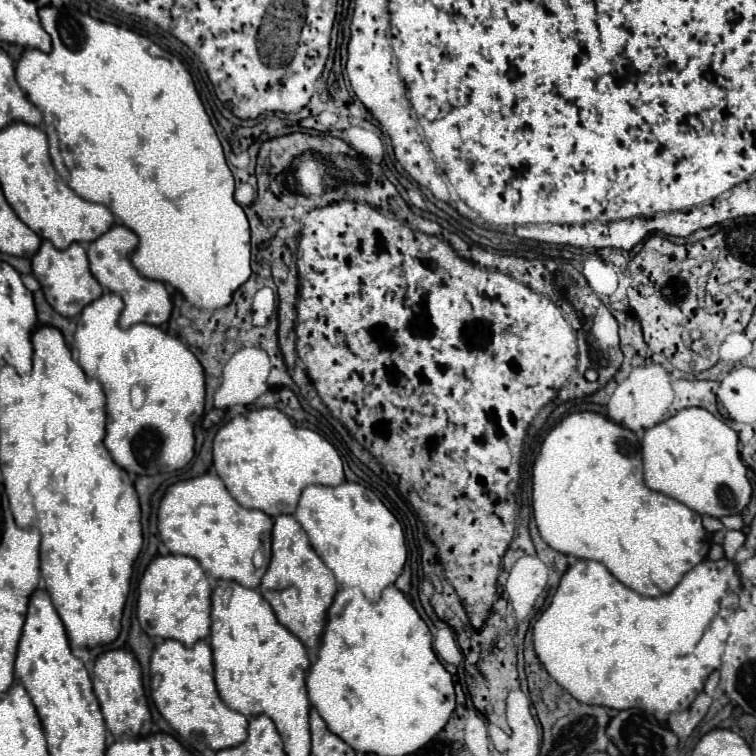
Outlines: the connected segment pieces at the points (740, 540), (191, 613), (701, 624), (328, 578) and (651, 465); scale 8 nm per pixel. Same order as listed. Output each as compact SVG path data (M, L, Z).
M726 532L724 537L724 555L726 558L734 558L736 550L744 544L746 536L742 532Z
M156 556L138 584L136 616L142 630L152 638L174 638L192 646L210 634L210 584L198 560L190 556Z
M726 558L718 562L706 560L694 566L671 592L654 600L626 588L604 564L596 560L578 560L564 572L550 606L534 624L534 650L546 672L584 704L616 710L641 708L647 715L655 715L655 710L684 710L692 704L696 694L704 690L706 676L721 669L724 644L731 636L738 635L744 620L743 615L740 620L735 614L739 589L735 565Z
M280 514L272 526L272 558L258 586L260 594L272 604L280 624L298 636L308 648L316 648L324 628L324 612L336 594L336 580L330 568L308 542L308 534L292 514Z
M686 408L644 432L641 449L644 482L698 514L714 518L740 514L752 496L746 466L738 450L738 434L704 408Z

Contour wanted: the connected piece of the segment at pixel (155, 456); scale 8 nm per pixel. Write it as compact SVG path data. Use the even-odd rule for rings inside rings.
M104 292L98 300L94 300L92 304L84 306L82 314L78 316L78 322L76 322L76 334L74 334L74 348L78 350L78 364L82 366L82 370L86 372L86 376L90 378L96 378L102 388L104 388L104 394L106 394L106 438L104 438L104 444L106 448L110 450L112 458L116 460L116 464L120 464L120 468L128 470L128 472L134 472L134 474L158 474L158 472L172 472L172 470L178 470L178 468L184 468L192 456L194 456L194 422L204 414L204 370L198 362L198 358L190 352L190 348L176 336L170 336L168 332L164 332L160 326L152 326L152 324L134 324L132 328L126 328L122 330L116 322L118 322L118 316L124 308L124 302L120 300L118 294L114 292ZM132 386L140 386L146 394L146 400L140 408L134 408L132 402L130 402L130 390Z

